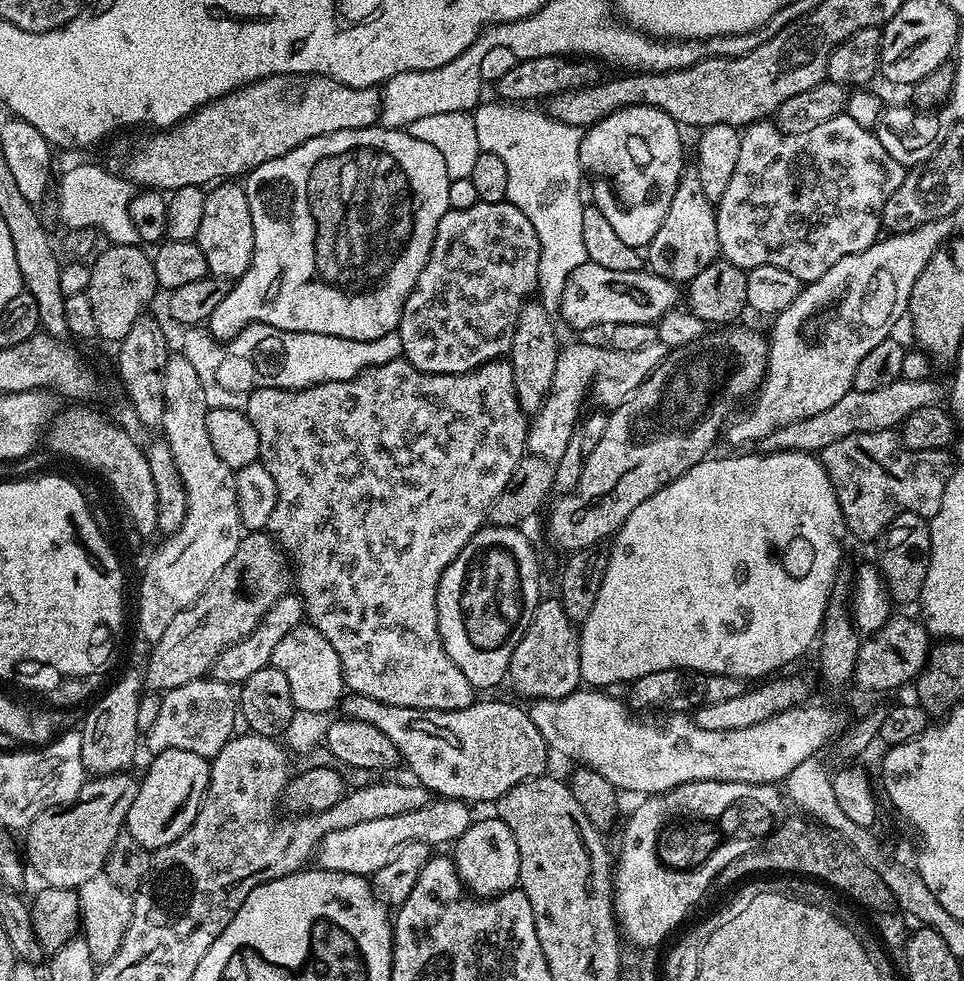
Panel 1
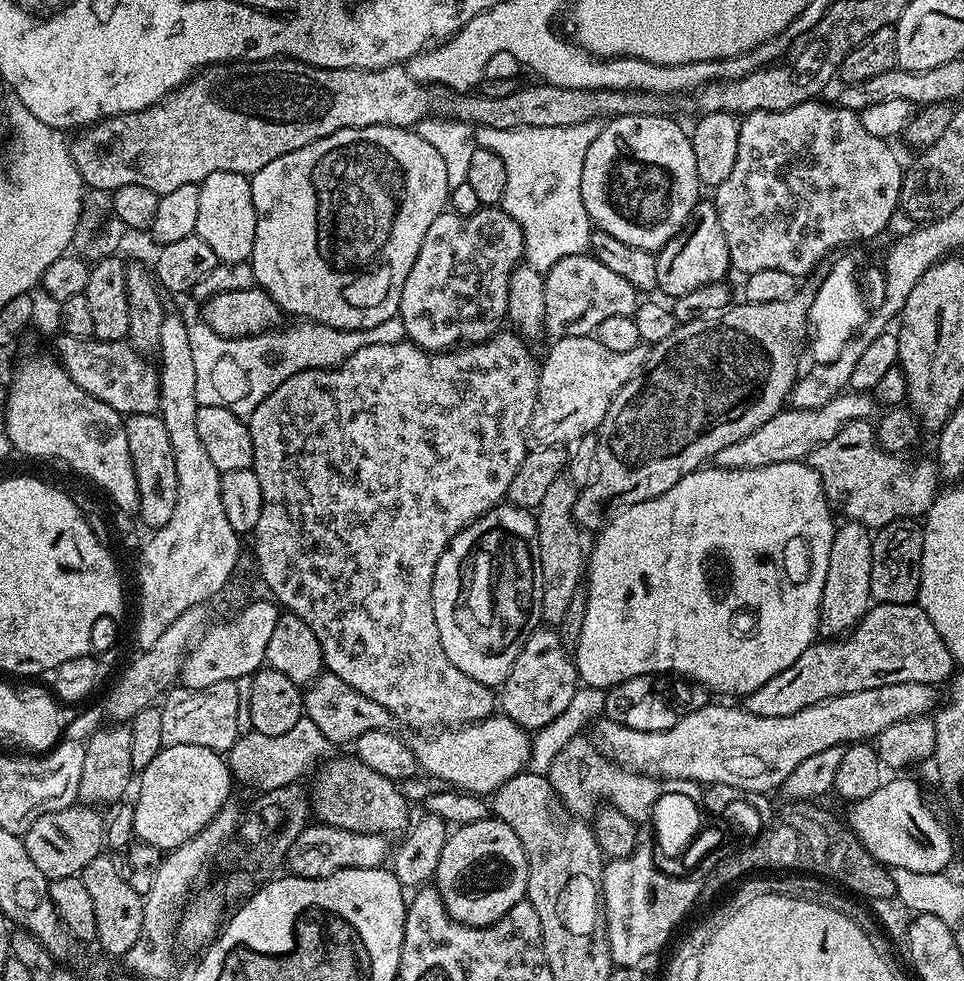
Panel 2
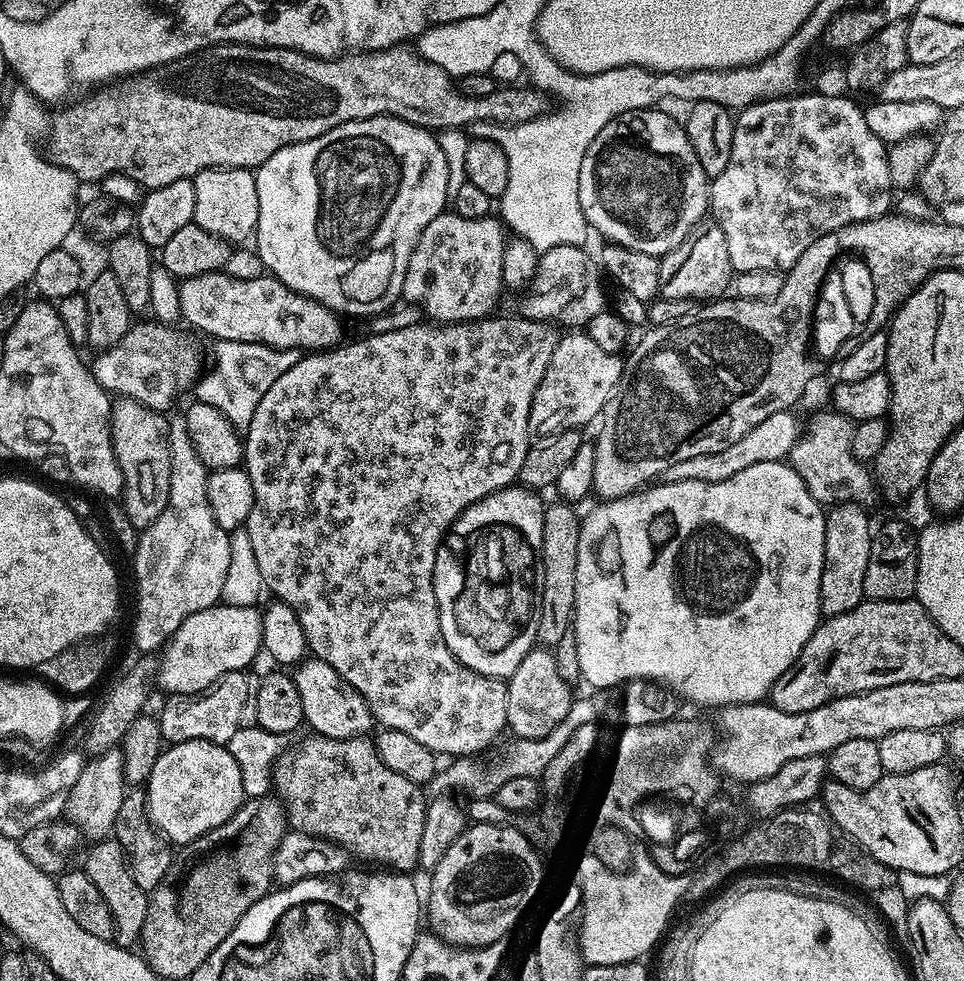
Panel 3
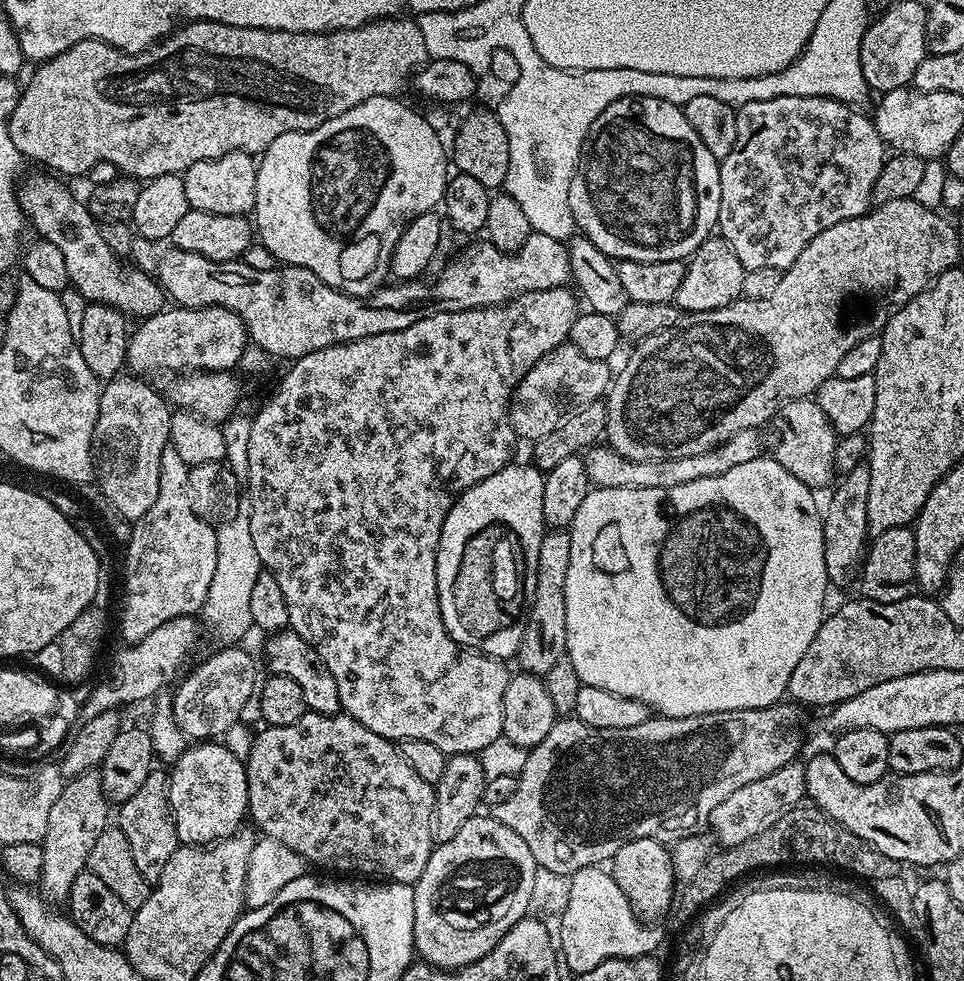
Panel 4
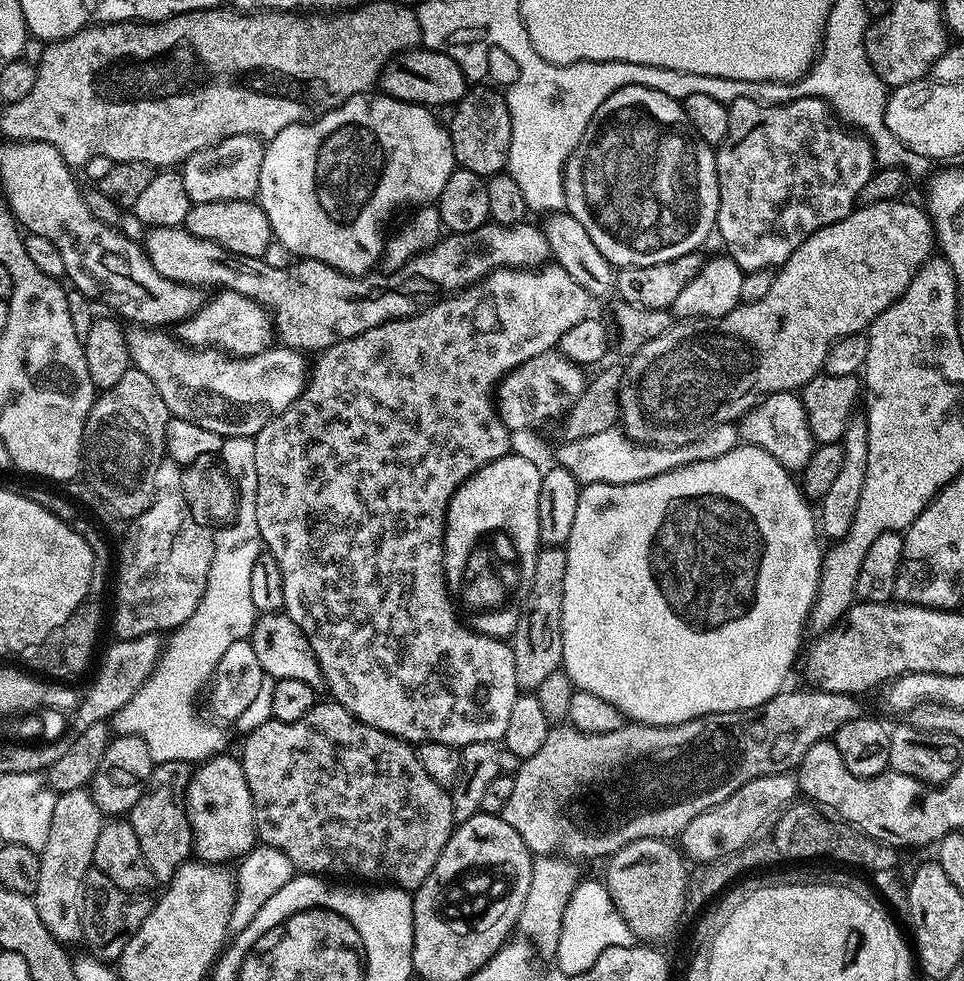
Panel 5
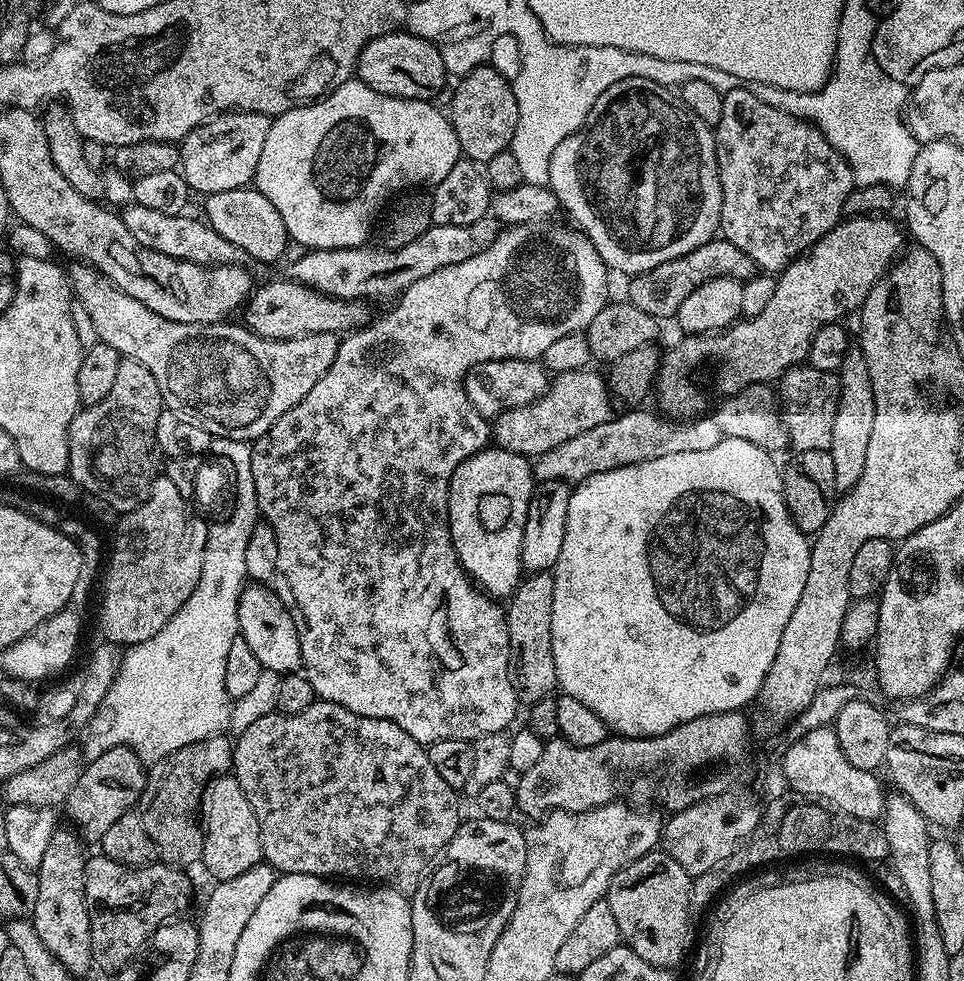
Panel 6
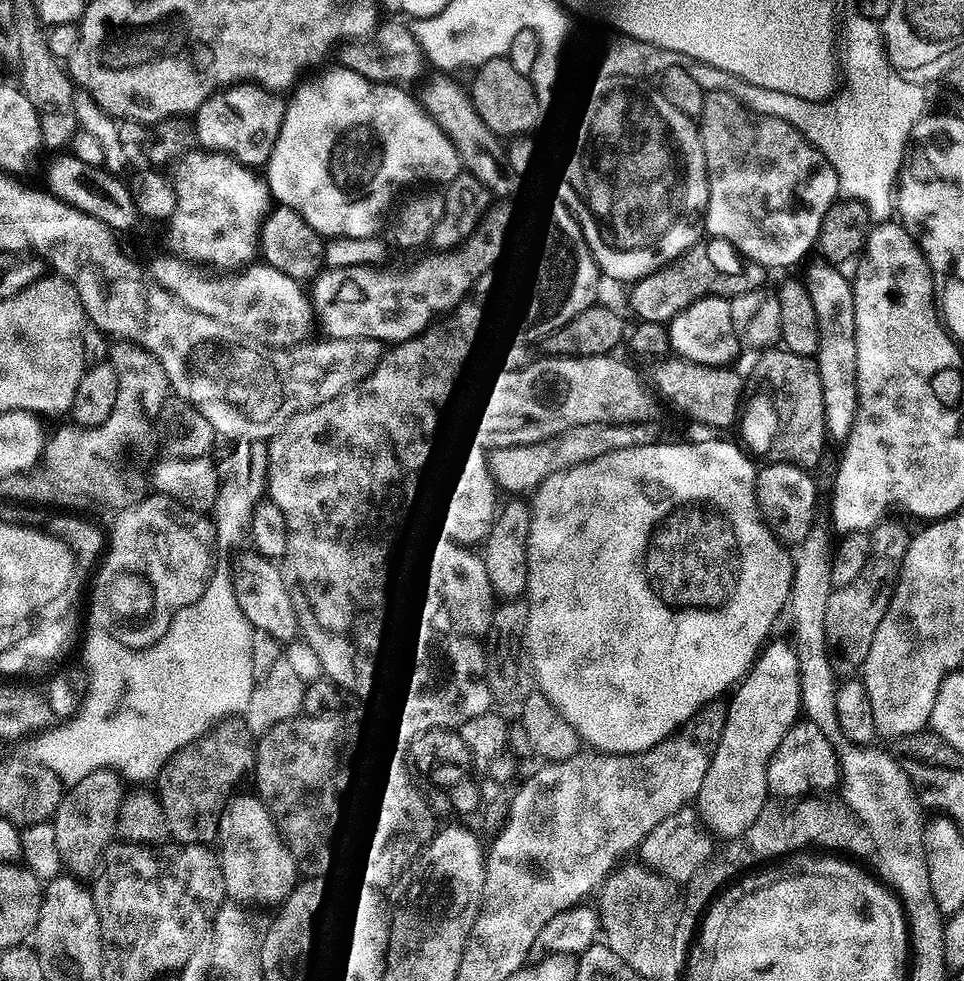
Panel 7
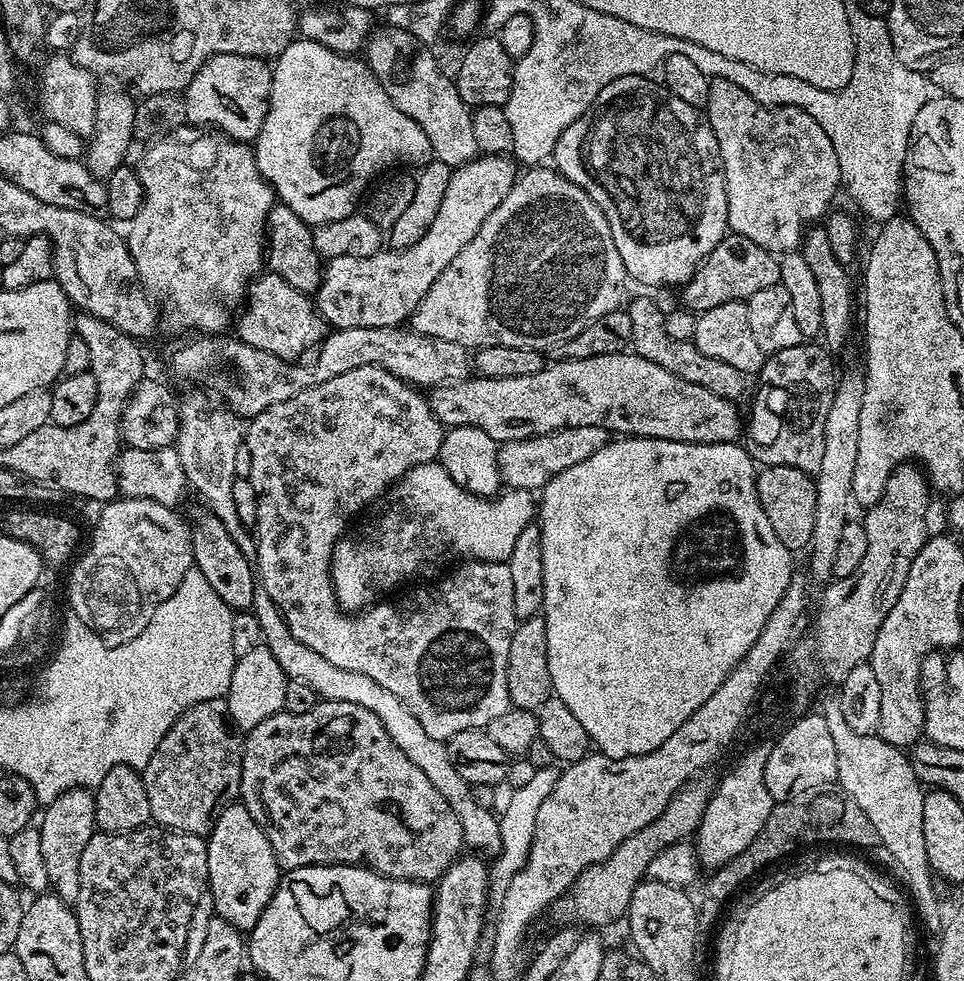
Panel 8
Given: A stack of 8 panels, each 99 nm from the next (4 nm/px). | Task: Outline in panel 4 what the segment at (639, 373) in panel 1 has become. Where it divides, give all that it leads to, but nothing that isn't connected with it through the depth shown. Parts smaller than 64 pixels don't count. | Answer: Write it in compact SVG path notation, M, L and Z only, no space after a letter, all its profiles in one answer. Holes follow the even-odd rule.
M571 342L560 344L544 357L538 358L535 368L521 378L510 401L510 419L517 437L524 439L525 436L528 442L534 442L542 438L542 434L550 434L550 430L554 430L554 426L558 426L568 413L575 412L586 404L597 403L607 393L614 376L613 369L608 367L605 361L598 358L586 358L586 354L582 354L582 350L575 348Z

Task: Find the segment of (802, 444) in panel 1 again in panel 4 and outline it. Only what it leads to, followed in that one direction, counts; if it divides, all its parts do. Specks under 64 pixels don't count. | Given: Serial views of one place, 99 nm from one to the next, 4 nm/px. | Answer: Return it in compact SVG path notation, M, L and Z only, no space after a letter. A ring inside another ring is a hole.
M754 428L738 430L738 434L726 438L726 442L702 454L690 454L690 458L634 462L622 458L613 448L593 446L583 453L582 459L585 470L588 472L588 479L593 485L602 488L669 488L670 486L682 486L682 482L694 482L697 478L726 474L726 470L731 470L734 466L742 466L742 462L750 462L758 458L762 454L760 434Z

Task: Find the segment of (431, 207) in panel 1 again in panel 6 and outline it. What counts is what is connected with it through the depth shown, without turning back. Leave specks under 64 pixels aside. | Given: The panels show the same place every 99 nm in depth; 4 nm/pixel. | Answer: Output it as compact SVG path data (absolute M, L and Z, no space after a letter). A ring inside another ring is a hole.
M359 78L347 80L327 96L272 120L262 158L258 158L254 186L278 210L289 237L295 243L297 240L301 249L359 248L390 198L417 186L442 182L454 162L462 158L451 119L434 105L426 100L378 94Z

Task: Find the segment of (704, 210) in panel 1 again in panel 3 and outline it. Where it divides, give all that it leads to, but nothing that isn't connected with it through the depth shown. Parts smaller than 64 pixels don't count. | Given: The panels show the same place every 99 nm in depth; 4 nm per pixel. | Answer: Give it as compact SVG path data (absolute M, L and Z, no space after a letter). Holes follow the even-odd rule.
M714 222L709 223L709 228L703 228L685 240L679 248L663 257L663 299L711 302L729 291L734 273L730 262L730 250L726 246L726 234L722 234L722 230Z

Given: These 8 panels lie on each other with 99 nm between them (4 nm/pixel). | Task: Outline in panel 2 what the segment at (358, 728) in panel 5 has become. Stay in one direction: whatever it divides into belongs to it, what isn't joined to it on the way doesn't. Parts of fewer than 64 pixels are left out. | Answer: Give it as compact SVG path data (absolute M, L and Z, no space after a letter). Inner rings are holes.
M348 754L348 756L338 757L337 760L334 759L321 763L315 769L314 775L316 774L316 777L312 780L312 788L310 787L312 816L319 823L329 824L335 828L350 830L351 832L369 832L389 838L395 837L395 832L401 831L400 833L403 833L409 827L408 809L410 809L410 803L399 793L397 781L382 778L382 774L370 770L370 766L366 766L361 760L357 760L355 755Z

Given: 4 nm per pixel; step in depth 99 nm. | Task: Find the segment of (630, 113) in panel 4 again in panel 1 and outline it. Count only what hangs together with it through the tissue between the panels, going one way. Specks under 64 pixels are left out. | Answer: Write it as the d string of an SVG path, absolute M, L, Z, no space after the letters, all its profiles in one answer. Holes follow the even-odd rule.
M630 106L602 118L592 125L580 138L580 162L585 173L593 172L600 176L592 188L595 207L606 214L606 220L618 238L626 242L626 246L643 249L652 243L654 234L662 226L666 214L670 210L670 202L674 202L674 194L680 185L680 177L685 175L684 144L680 141L681 125L670 114L654 106Z

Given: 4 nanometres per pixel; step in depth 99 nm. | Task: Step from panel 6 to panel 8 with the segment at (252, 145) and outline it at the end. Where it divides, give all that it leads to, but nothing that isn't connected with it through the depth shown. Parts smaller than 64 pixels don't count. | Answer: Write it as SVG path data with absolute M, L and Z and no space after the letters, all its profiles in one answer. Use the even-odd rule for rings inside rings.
M218 54L211 56L182 93L187 123L209 124L221 128L223 135L237 142L252 142L262 130L262 122L268 113L272 68L267 59L242 54Z

